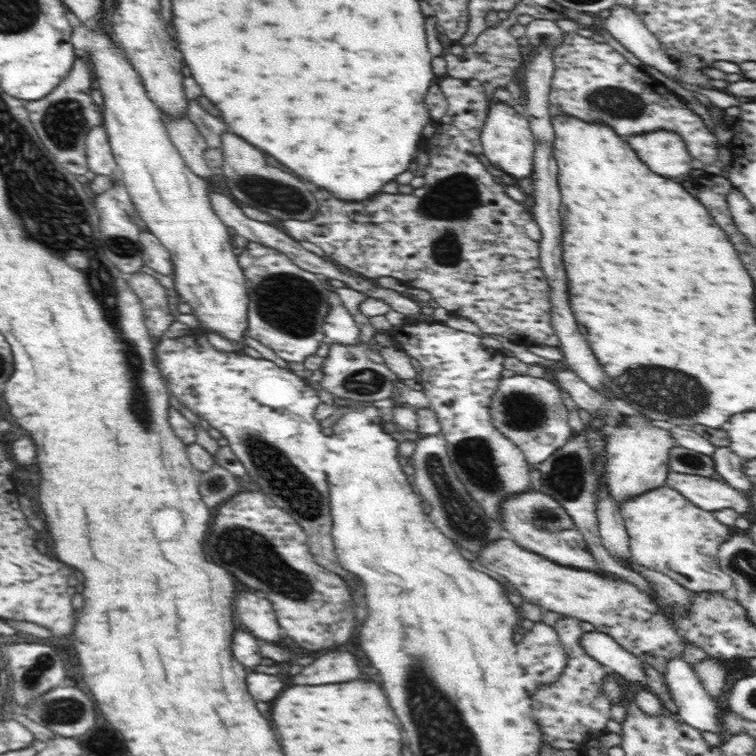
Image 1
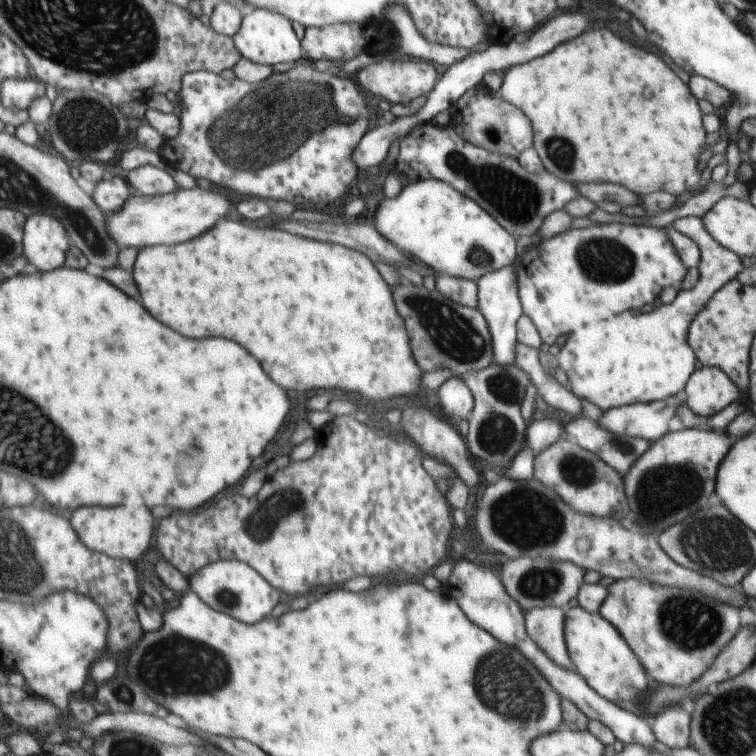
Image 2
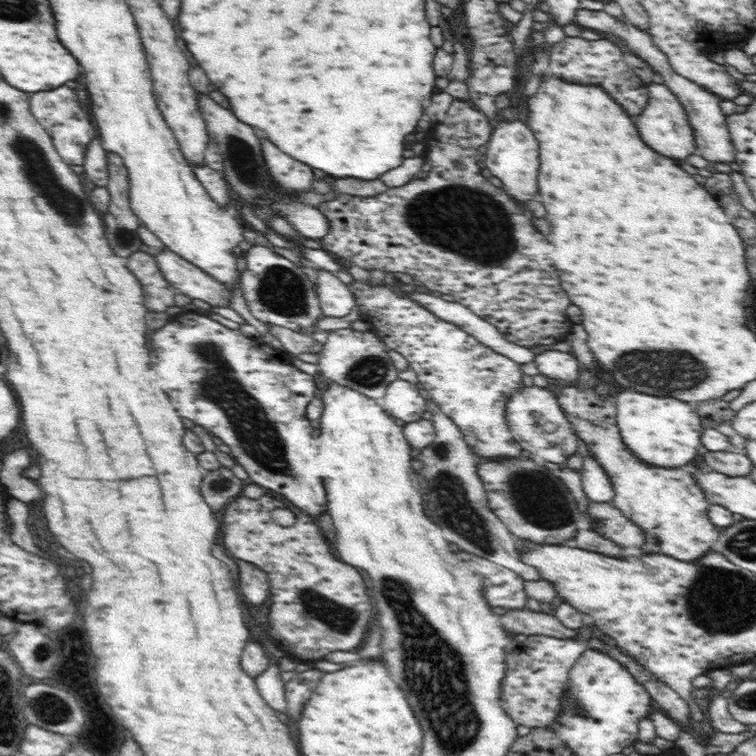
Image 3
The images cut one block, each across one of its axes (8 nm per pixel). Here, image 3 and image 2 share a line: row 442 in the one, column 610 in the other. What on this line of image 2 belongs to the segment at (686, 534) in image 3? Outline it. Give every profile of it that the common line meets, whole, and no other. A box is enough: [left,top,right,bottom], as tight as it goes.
[599,579,743,686]

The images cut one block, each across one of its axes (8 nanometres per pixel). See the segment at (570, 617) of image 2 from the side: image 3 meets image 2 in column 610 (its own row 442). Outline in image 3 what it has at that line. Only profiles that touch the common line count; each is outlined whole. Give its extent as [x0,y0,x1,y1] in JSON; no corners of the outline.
[616,389,702,467]

